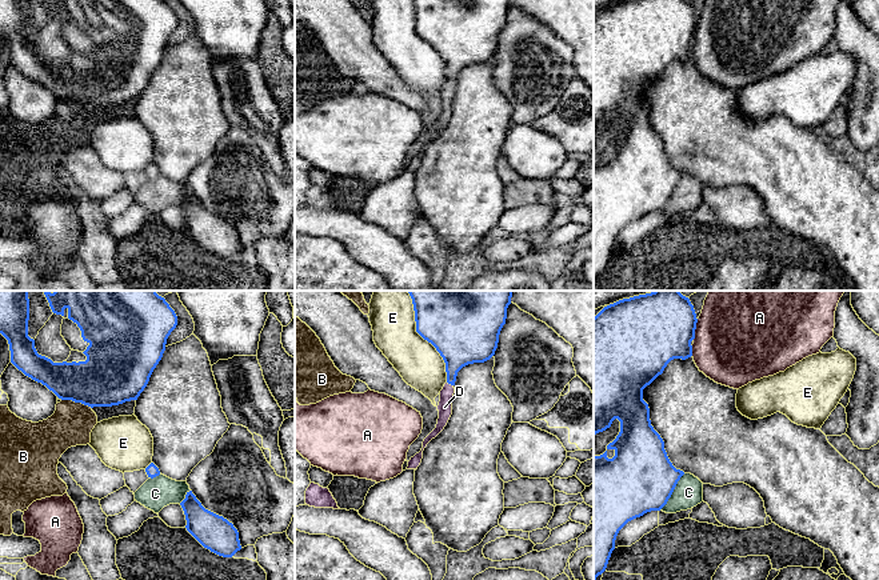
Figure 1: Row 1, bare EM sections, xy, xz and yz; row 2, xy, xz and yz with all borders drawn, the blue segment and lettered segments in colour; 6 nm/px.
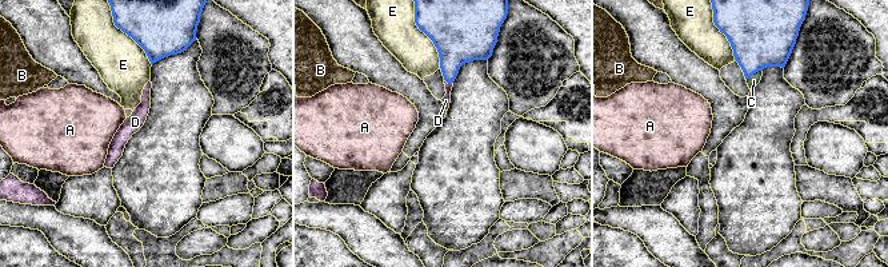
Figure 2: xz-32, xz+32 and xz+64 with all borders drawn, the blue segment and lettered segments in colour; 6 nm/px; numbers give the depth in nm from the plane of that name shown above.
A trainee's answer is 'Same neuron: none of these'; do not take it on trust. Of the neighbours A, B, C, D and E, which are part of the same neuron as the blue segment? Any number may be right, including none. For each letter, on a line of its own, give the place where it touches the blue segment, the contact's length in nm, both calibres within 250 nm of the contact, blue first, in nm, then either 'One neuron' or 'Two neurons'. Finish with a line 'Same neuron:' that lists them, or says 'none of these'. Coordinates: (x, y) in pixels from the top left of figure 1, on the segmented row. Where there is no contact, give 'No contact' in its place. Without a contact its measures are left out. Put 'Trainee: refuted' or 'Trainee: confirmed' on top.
Trainee: refuted
A: Touches blue at yz (695, 328). Shared border 130 nm. Thickness 440 nm (blue) against 500 nm. Two neurons
B: Touches blue at xy (76, 402). Shared border 190 nm. Thickness 340 nm (blue) against 260 nm. Two neurons
C: Touches blue at yz (672, 491). Shared border 280 nm. Thickness 420 nm (blue) against 180 nm. Two neurons
D: Touches blue at xz (450, 383). Shared border 50 nm. Thickness 280 nm (blue) against 90 nm. One neuron
E: Touches blue at xz (423, 338). Shared border 600 nm. Thickness 480 nm (blue) against 280 nm. Two neurons
Same neuron: D

